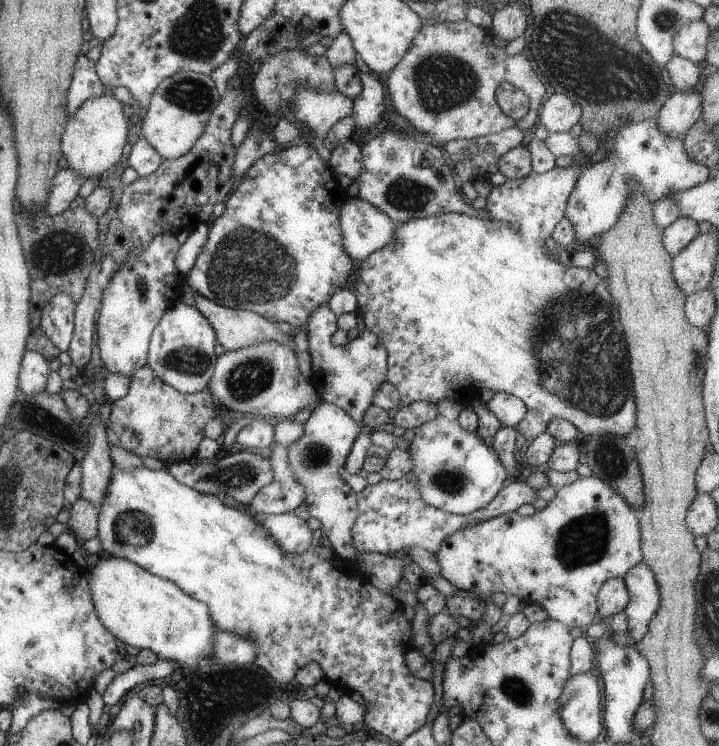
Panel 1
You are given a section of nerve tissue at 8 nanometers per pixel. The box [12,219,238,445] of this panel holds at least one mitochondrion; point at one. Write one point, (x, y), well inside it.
(64, 250)

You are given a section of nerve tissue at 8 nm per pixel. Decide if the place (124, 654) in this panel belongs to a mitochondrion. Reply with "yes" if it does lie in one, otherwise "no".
no

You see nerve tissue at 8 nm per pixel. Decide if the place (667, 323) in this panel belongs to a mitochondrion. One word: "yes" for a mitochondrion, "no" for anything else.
no

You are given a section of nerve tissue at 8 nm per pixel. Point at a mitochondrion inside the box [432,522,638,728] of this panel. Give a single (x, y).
(517, 690)

